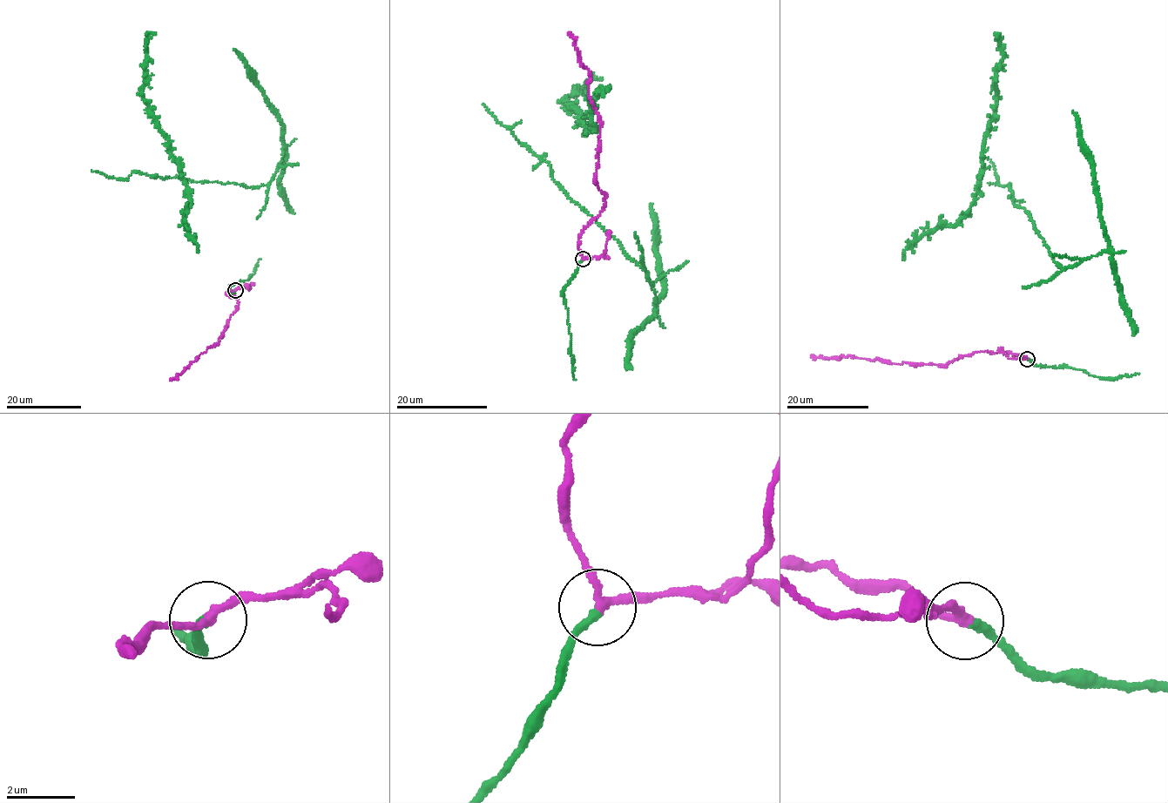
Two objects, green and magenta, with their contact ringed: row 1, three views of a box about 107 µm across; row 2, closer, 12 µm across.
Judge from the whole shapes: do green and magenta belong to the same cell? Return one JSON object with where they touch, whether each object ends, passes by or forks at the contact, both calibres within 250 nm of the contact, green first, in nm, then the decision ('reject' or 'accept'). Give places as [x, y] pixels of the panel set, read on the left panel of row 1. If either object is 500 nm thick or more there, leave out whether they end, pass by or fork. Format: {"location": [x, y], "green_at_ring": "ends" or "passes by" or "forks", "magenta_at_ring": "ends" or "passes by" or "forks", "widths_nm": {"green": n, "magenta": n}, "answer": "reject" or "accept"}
{"location": [235, 290], "green_at_ring": "ends", "magenta_at_ring": "passes by", "widths_nm": {"green": 260, "magenta": 240}, "answer": "accept"}

